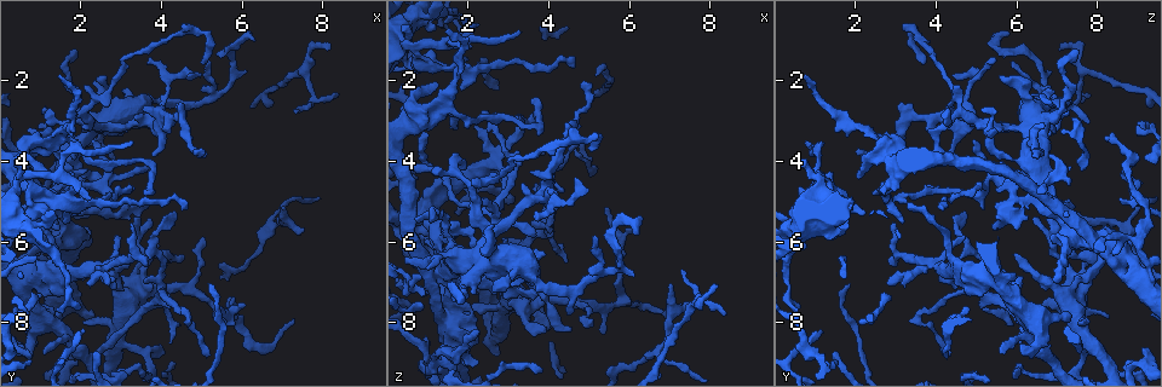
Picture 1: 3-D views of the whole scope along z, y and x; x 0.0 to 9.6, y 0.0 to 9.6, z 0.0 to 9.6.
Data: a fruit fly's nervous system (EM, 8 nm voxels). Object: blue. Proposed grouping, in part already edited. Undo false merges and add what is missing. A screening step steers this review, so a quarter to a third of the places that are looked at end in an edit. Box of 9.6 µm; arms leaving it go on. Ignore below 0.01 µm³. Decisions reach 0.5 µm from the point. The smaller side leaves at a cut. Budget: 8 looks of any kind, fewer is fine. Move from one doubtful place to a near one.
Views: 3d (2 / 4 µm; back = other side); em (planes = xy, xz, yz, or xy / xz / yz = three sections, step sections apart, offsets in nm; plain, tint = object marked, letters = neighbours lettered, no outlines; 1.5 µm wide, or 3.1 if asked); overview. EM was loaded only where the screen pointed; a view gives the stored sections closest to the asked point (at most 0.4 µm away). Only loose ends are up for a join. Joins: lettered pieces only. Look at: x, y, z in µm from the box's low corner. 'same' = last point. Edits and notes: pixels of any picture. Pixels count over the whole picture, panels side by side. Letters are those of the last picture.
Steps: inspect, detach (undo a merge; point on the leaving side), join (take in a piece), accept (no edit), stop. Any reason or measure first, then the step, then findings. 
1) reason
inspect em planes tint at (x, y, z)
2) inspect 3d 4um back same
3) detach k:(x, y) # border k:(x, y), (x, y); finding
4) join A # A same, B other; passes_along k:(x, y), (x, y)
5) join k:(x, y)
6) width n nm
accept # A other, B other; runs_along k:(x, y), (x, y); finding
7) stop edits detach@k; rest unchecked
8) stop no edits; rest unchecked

an open end
inspect em planes plain at (2.30, 3.35, 8.20)

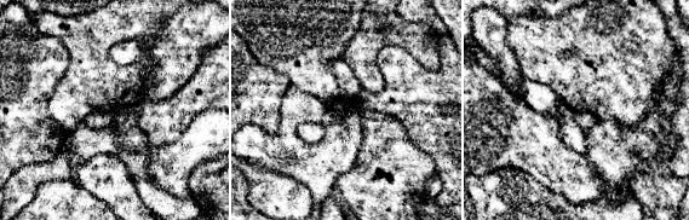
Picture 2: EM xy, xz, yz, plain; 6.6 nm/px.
inspect em planes letters same

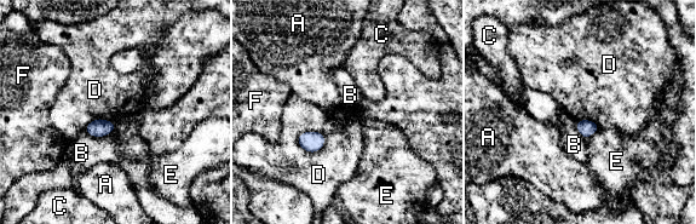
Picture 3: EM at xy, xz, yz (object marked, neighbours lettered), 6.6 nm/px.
accept # A other, B other, C other, D other, E other, F other; border 3:(297, 137), (320, 132), (325, 144); no lettered piece goes on from it

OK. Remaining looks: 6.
branch stops here
inspect 3d 4um at (4.25, 8.50, 6.10)

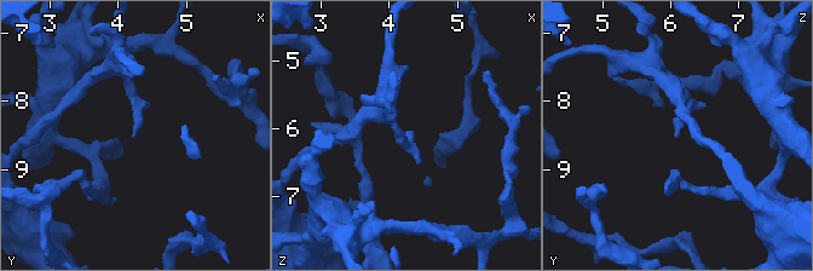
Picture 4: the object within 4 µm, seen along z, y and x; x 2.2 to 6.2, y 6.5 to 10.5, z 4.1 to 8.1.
shape alone is not enough
inspect em planes letters at (4.20, 8.55, 6.10)

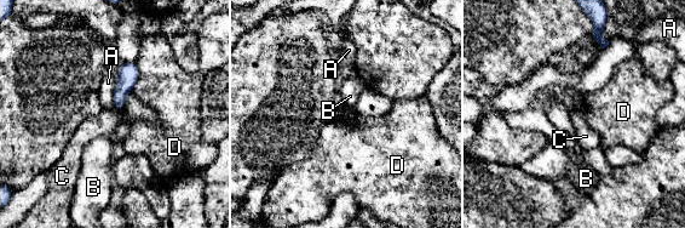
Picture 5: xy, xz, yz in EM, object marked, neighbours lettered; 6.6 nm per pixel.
width 90 nm; longest_contact A 200 nm
accept # A other, B other, C other, D other; none of them fits

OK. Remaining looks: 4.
thin end
inspect em planes letters at (8.15, 1.30, 7.05)

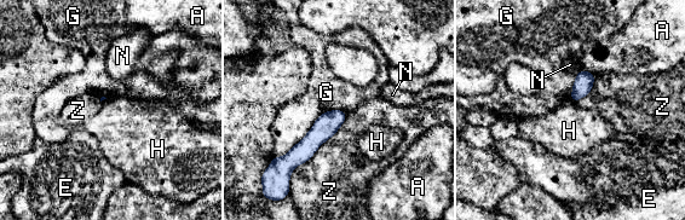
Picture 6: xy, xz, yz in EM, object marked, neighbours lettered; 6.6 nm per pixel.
accept # A other, E other, G other, H other, N other, Z other; runs_along 6:(341, 114), (306, 146), (295, 161); no lettered piece goes on from it

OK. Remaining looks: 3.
stop no edits; rest unchecked

